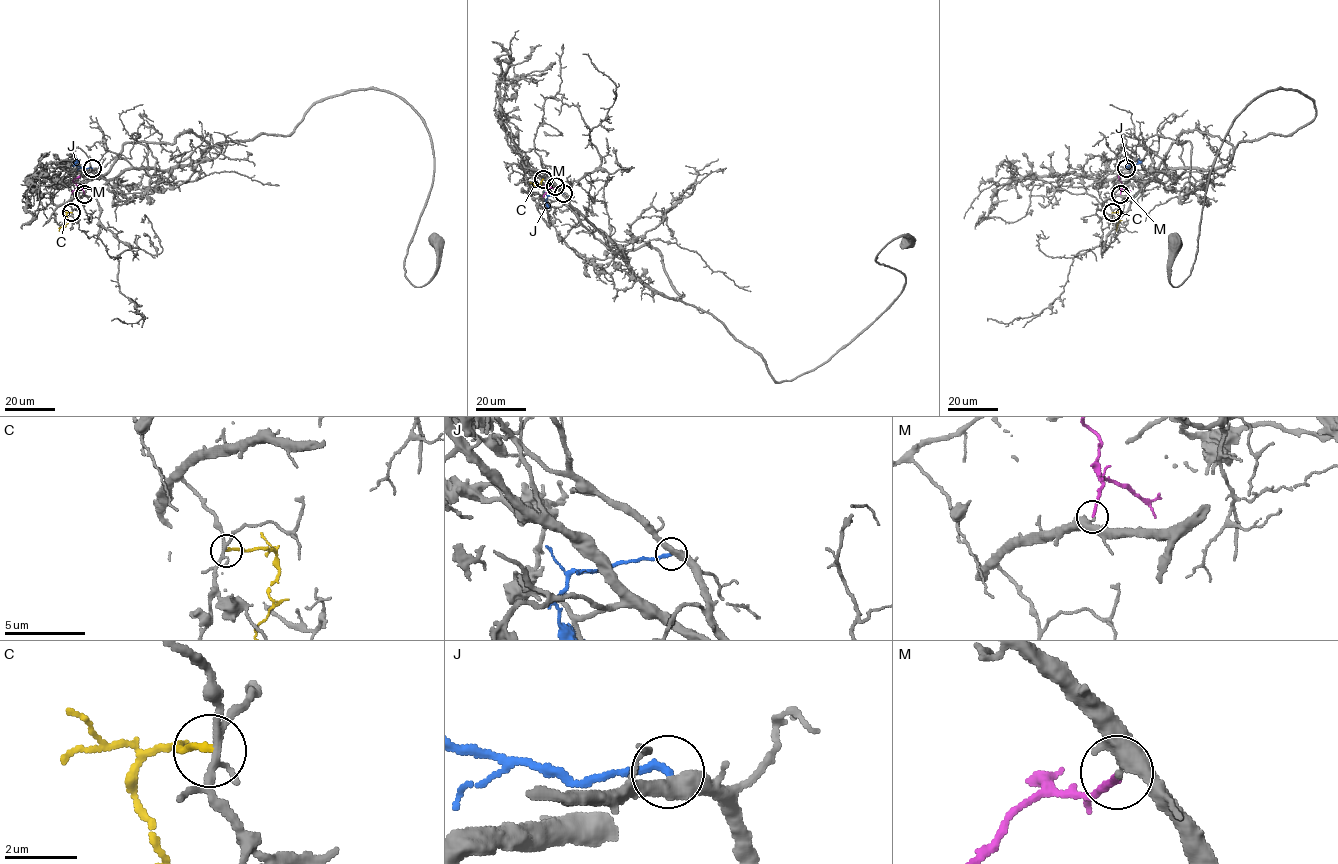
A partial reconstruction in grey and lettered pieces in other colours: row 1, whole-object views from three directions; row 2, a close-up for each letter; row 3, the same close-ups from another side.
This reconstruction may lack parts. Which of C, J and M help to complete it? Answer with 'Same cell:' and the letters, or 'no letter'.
Same cell: J

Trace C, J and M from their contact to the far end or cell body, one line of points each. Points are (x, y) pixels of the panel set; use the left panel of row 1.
C: (71, 213), (67, 213), (68, 221), (58, 231)
J: (91, 168), (77, 167), (74, 164), (78, 161)
M: (84, 194), (73, 181), (80, 176)

